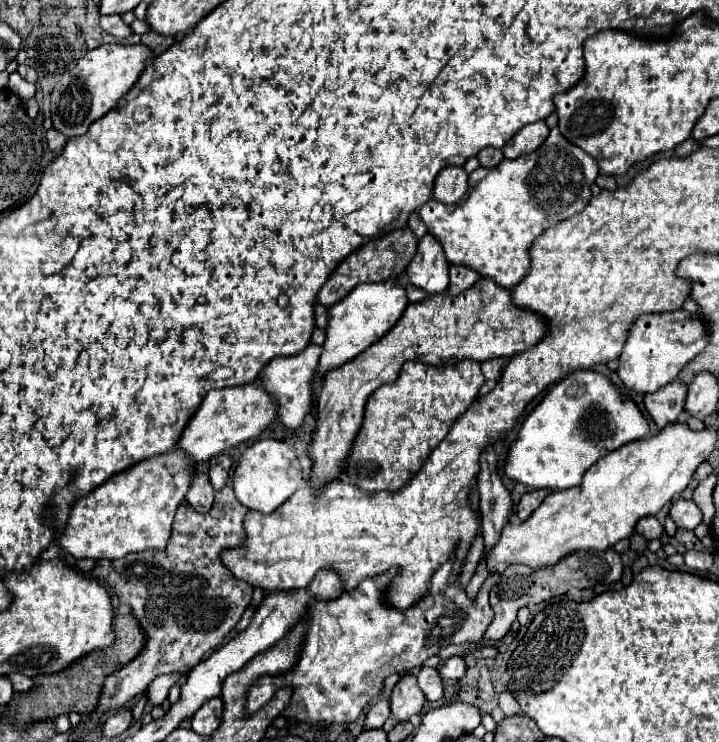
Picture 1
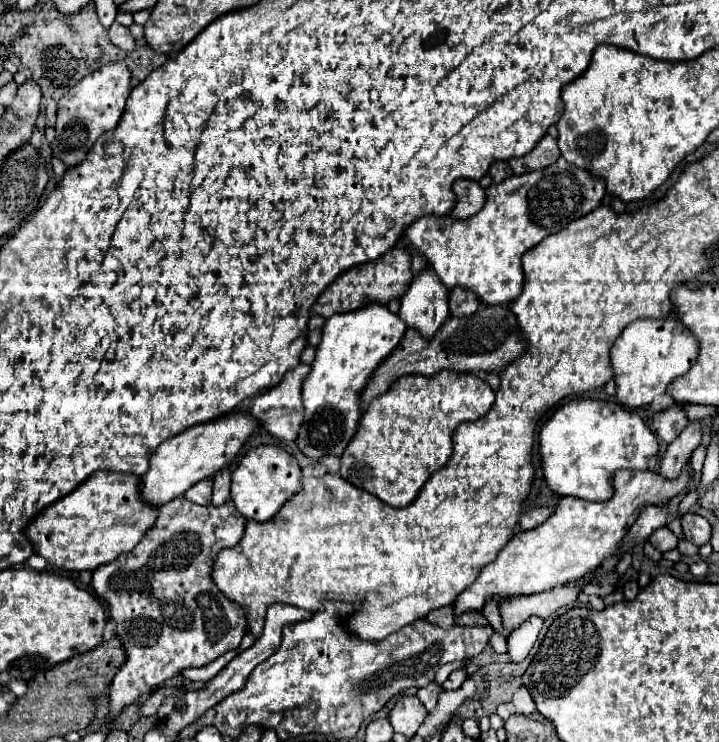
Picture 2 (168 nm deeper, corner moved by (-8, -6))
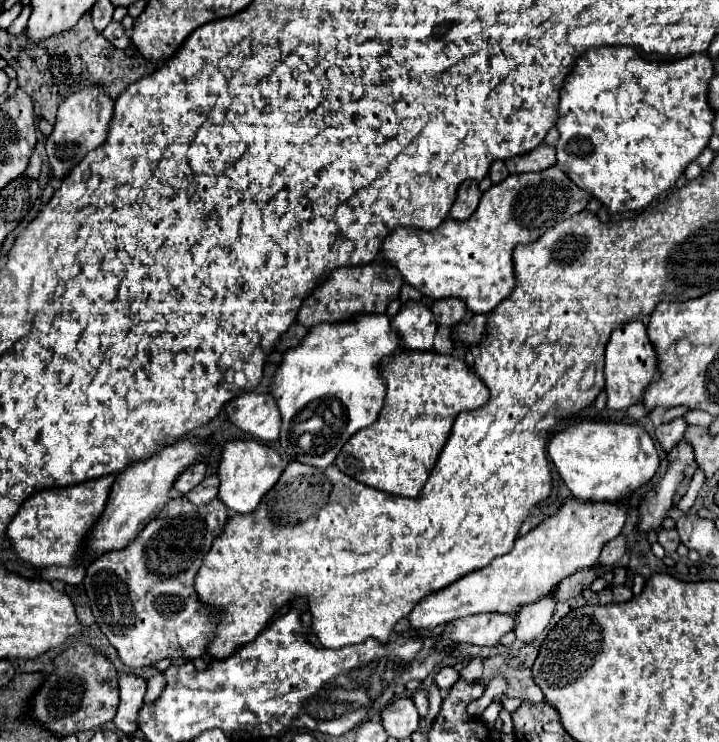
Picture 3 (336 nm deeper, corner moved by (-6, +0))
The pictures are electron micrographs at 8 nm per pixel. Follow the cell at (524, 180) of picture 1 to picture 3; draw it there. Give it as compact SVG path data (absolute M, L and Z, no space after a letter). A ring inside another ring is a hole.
M550 167L540 173L508 175L502 183L492 185L482 195L476 213L468 221L456 221L448 217L438 229L428 233L420 233L418 229L396 229L384 239L380 257L384 263L398 267L404 283L416 287L424 297L430 297L434 301L456 297L462 299L466 303L466 309L474 315L488 315L514 289L514 247L520 243L536 241L546 229L556 225L558 221L564 221L584 211L590 199L592 195L584 193L582 189L576 189L576 185L572 185L572 181L568 181L568 177L564 177L564 173L560 173L560 169L556 167Z

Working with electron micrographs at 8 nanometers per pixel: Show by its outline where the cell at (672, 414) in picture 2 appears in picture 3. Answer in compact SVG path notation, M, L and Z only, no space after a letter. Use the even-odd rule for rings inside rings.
M678 417L678 419L674 419L674 421L666 423L666 425L656 427L656 439L658 439L658 443L662 445L662 449L666 453L670 453L680 443L686 427L688 425L686 425L686 421L682 417Z

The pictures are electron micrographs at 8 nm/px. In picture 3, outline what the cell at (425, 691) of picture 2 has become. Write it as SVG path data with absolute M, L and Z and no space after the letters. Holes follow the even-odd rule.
M418 689L418 691L412 695L412 701L414 701L414 705L416 705L420 717L424 717L426 711L428 711L428 691Z

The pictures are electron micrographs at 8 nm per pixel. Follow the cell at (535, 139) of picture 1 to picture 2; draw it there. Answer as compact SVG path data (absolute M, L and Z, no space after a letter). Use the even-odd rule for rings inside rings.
M544 135L528 155L510 159L508 163L510 163L512 171L516 175L520 175L520 169L524 169L524 171L542 169L542 167L548 167L548 163L554 163L558 157L560 157L560 151L558 151L556 139L552 139L550 135Z

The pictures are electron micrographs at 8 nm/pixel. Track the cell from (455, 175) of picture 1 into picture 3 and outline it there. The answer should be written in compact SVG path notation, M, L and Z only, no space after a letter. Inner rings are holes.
M464 181L458 187L458 195L456 195L456 201L450 209L450 217L458 219L458 221L468 219L476 211L476 207L480 203L480 197L482 197L482 191L478 189L478 183Z

